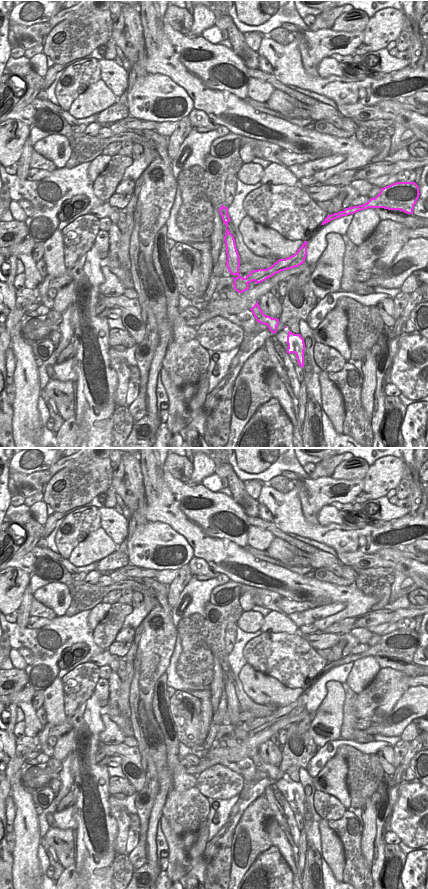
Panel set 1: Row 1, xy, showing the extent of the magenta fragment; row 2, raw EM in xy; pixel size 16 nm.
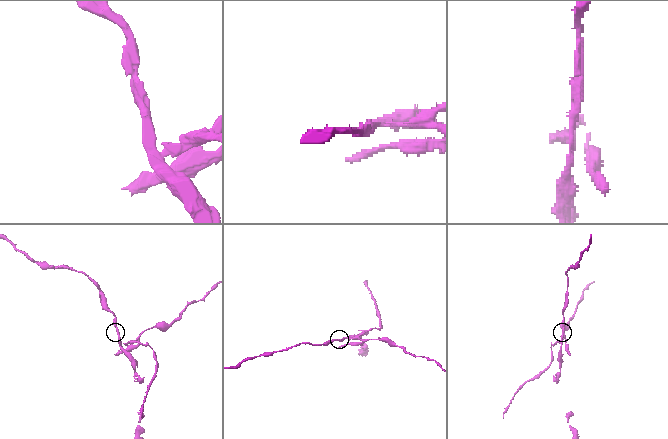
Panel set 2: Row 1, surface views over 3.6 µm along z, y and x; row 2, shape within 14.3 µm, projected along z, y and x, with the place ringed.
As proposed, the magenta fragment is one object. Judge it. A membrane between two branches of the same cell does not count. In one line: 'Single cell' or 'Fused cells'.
Fused cells.

